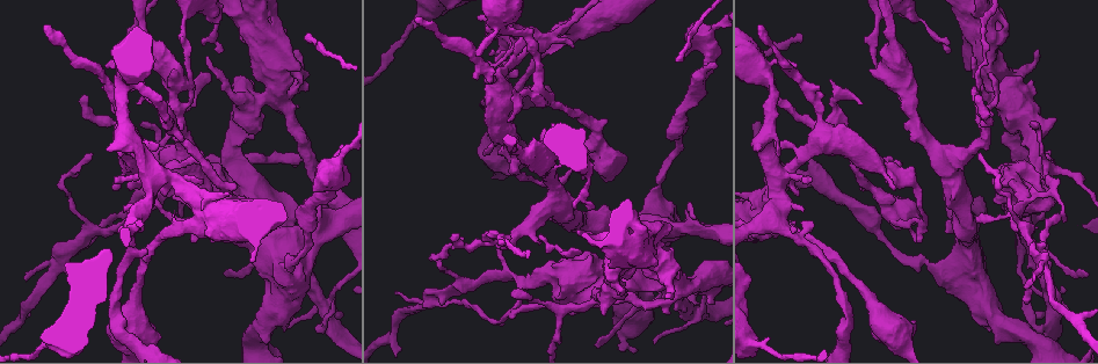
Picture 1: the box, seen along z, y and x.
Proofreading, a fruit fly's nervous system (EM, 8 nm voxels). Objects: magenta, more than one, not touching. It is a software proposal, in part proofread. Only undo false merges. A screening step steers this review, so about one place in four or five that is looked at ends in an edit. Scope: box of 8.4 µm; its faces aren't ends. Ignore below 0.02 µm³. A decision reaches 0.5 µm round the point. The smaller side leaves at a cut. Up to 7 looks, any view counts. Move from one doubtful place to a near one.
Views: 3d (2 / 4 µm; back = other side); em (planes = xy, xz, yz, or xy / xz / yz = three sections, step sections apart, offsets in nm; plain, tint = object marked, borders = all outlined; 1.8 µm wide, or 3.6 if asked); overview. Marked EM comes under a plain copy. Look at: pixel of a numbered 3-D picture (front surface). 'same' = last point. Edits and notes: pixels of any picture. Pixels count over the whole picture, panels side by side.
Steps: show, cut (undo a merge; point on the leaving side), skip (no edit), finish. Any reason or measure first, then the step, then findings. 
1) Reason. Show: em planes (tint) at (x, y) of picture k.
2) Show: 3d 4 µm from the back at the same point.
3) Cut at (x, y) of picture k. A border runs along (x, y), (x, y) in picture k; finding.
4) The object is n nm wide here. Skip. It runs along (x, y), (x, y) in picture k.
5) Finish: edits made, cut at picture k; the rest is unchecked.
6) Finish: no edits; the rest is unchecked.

A fork. Show: em planes (tint) at (545, 159) of picture 1.

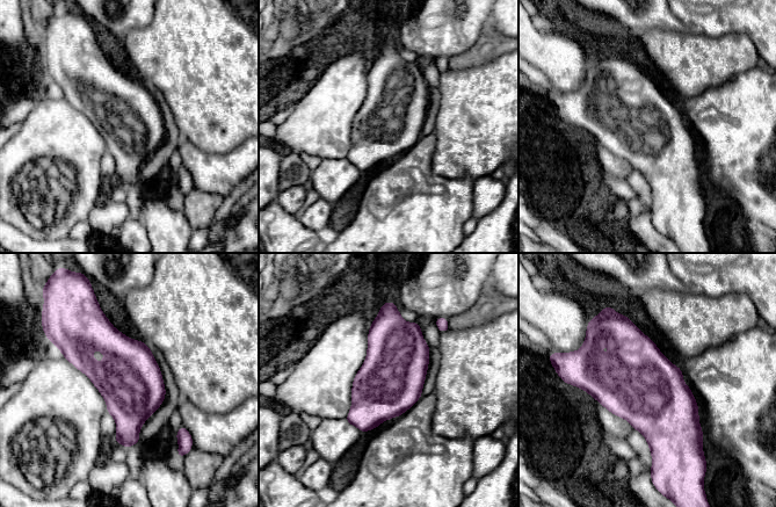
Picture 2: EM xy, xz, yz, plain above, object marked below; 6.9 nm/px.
Skip. One neuron here.

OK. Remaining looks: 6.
Calibre changes. Show: 3d 4 µm at (649, 231) of picture 1.

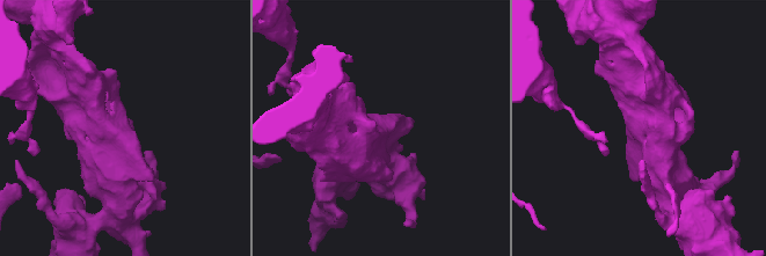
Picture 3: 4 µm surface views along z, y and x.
Show: em yz step 4 (tint) at (123, 137) of picture 3.

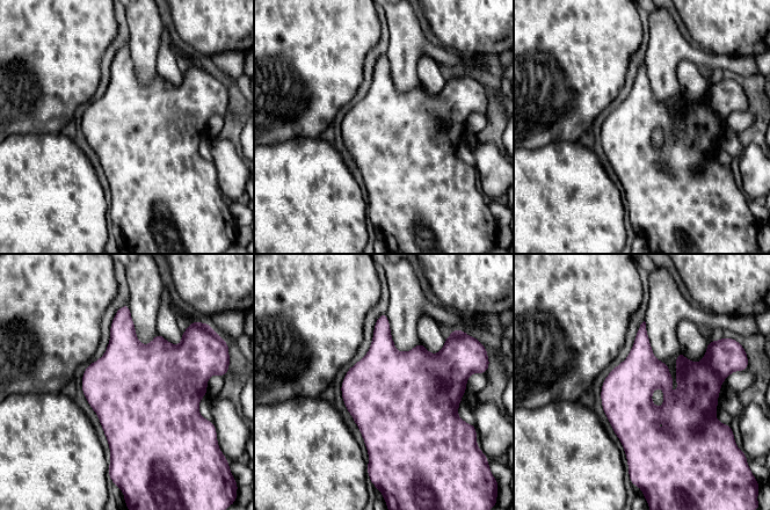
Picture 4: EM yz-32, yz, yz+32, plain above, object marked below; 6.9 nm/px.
Cut it another way. Show: em planes (borders) at the same point.

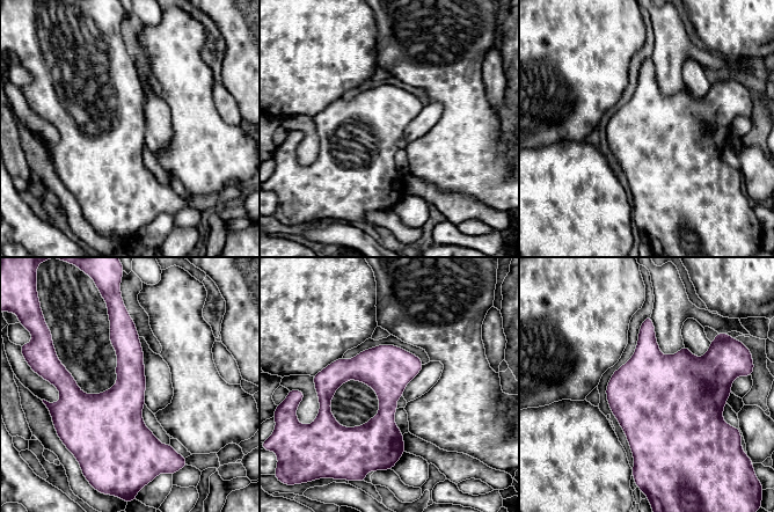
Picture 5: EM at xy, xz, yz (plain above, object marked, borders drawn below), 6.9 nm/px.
The object is 300 nm wide here. Skip. Continuous, no second neuron.

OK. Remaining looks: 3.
Touches itself. Show: 3d 2 µm at (677, 298) of picture 1.

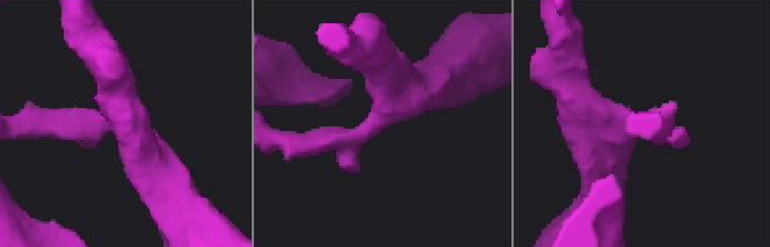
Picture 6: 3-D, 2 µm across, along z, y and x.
Show: em yz step 4 (tint) at (378, 120) of picture 6.

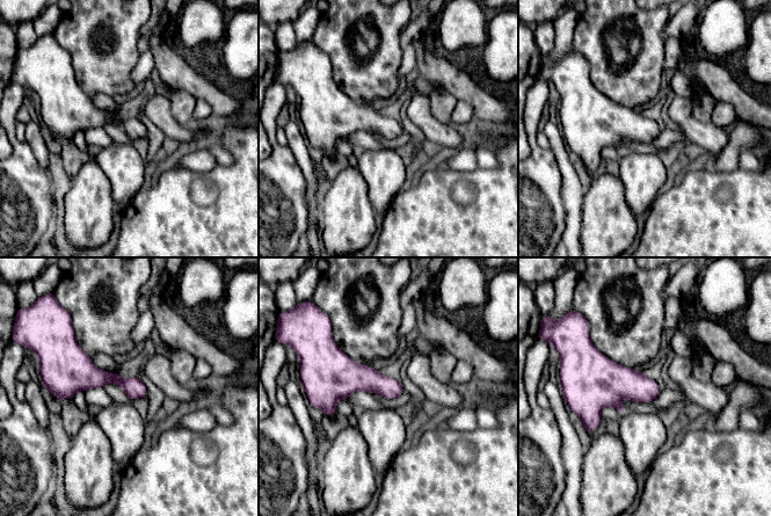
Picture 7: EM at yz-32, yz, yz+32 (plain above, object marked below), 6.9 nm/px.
Cut it another way. Show: em planes (tint) at the same point.

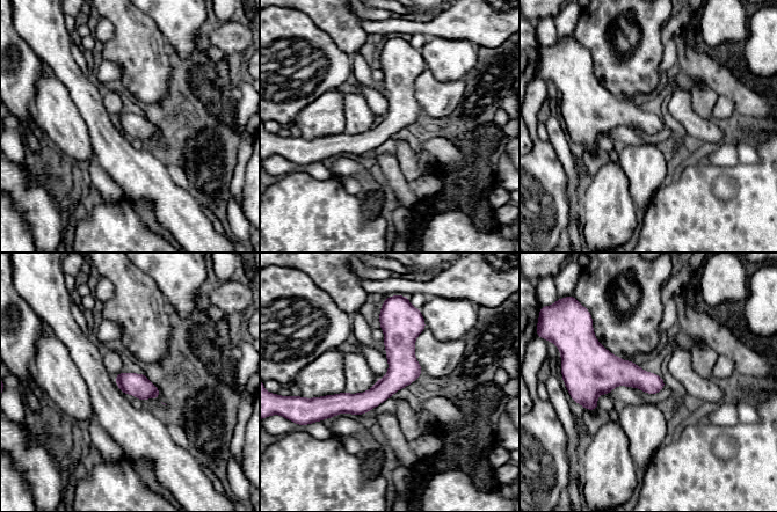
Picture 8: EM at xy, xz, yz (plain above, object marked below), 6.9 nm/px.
Skip. It runs along (384, 313), (397, 373), (329, 415) in picture 8; one neuron here.

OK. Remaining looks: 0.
Finish: no edits; the rest is unchecked.

